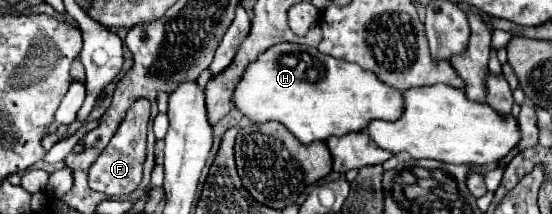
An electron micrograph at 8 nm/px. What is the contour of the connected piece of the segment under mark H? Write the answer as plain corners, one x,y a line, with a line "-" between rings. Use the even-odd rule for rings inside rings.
282,42
268,48
236,86
234,104
252,122
282,122
302,144
364,132
372,120
394,122
404,112
402,94
358,64
320,54
312,46

